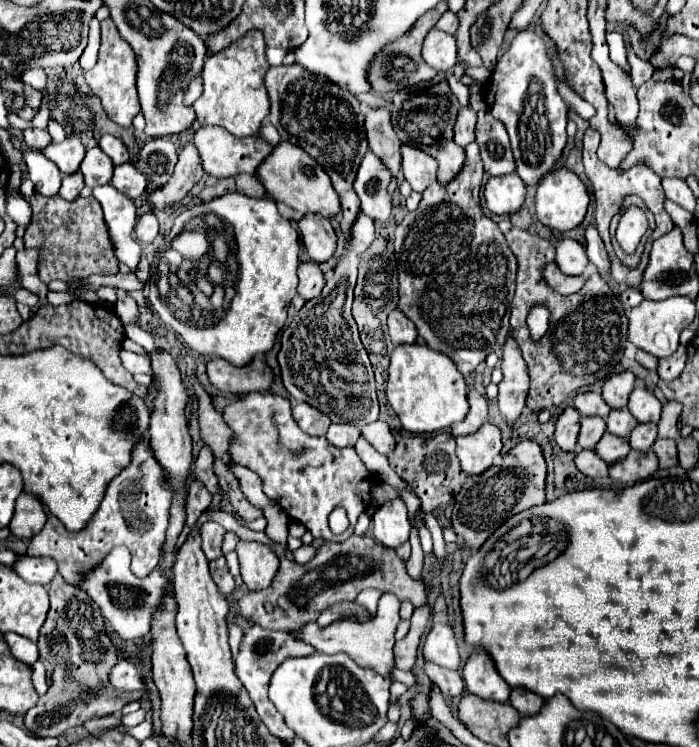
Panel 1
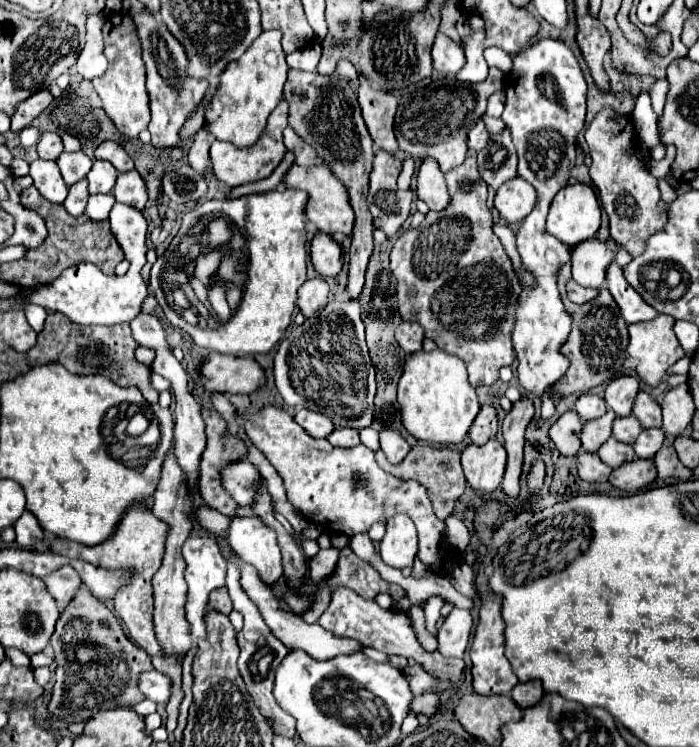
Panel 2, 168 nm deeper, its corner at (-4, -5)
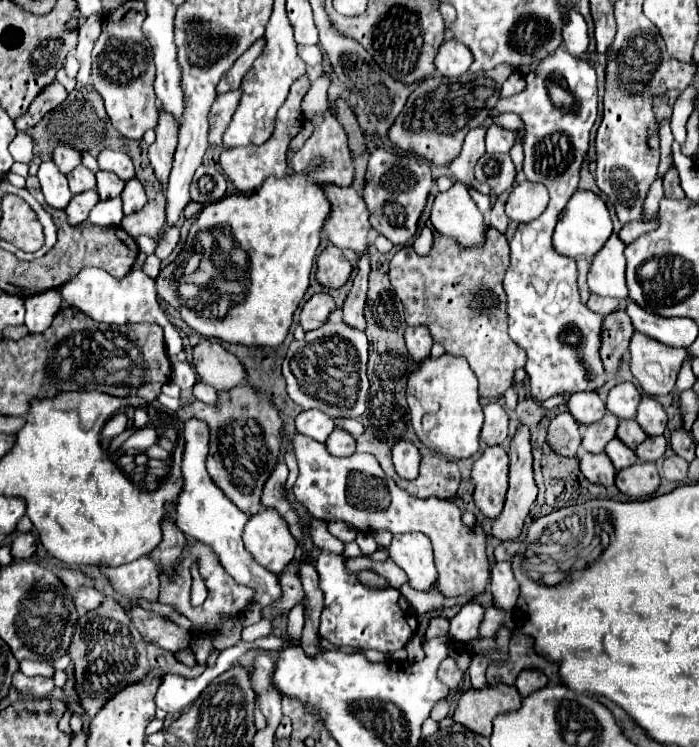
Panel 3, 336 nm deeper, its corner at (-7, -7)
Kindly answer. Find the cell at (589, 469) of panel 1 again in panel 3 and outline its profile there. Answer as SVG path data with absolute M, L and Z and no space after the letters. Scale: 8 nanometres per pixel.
M589 452L583 454L581 460L579 460L579 468L589 482L603 484L603 486L611 486L613 480L615 480L615 472L617 472L605 452L601 452L601 454L589 454Z

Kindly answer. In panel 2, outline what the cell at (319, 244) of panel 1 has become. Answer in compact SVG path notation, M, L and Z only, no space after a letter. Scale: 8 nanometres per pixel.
M316 232L310 242L310 260L322 278L336 276L342 270L342 248L330 234Z

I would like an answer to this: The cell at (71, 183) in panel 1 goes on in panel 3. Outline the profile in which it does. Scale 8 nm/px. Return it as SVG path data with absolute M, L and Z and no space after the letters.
M87 190L87 192L81 192L81 194L73 196L71 202L69 202L69 206L65 208L67 218L69 218L69 224L77 226L77 224L85 222L87 216L89 216L89 212L91 212L91 208L97 202L99 202L99 196L97 196L95 190Z

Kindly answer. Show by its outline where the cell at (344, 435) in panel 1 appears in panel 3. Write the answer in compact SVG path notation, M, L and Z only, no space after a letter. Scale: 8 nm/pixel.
M335 428L325 446L333 456L351 456L355 452L355 438L349 432Z

